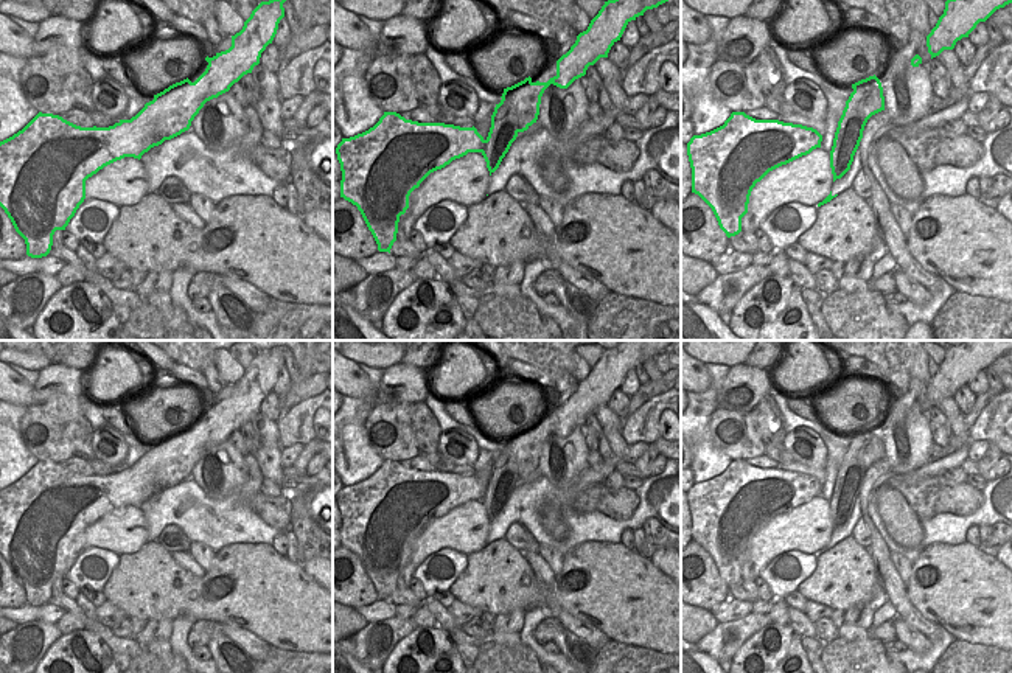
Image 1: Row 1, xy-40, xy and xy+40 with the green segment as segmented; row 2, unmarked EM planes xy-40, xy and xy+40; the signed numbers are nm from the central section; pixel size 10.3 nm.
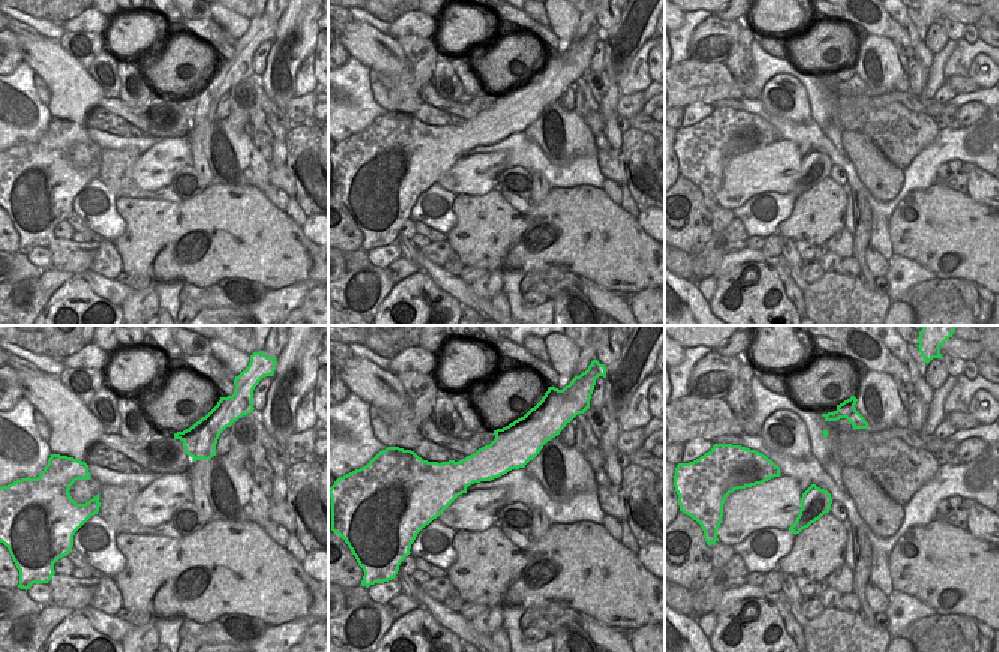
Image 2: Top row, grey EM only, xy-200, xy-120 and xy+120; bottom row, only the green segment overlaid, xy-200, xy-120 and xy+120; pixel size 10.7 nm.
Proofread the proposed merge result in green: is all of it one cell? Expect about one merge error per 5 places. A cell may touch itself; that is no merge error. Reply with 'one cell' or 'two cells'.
two cells

